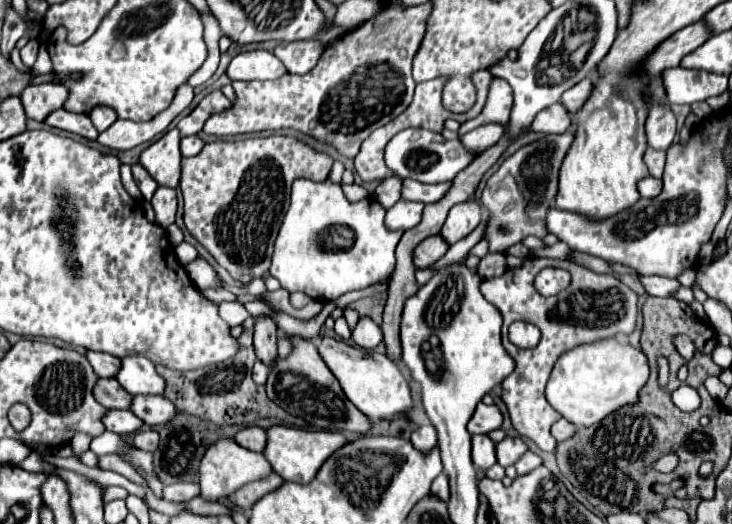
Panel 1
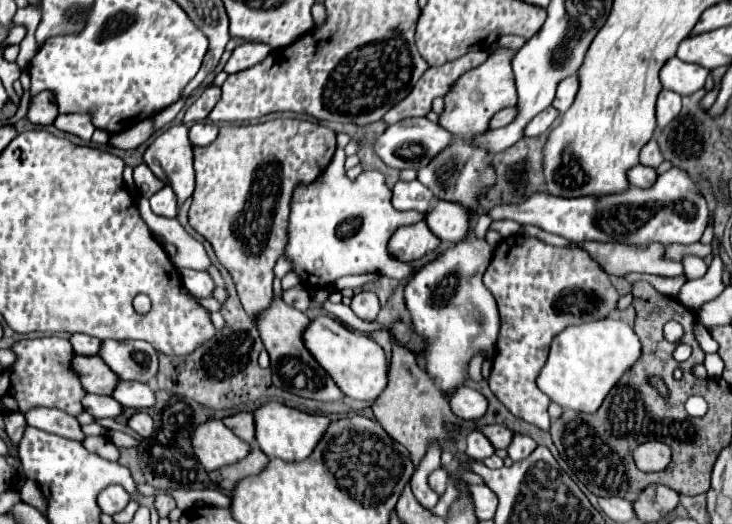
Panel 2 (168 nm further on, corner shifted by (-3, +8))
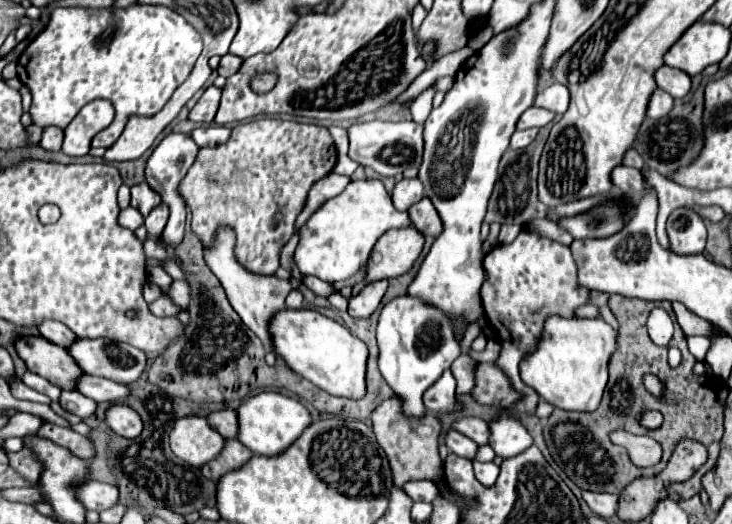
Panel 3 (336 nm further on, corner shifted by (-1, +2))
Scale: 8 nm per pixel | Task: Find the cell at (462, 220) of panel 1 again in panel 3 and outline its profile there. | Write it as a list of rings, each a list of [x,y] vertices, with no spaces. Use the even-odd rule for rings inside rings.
[[[427,196],[409,208],[409,216],[411,216],[413,226],[423,236],[433,236],[435,238],[435,236],[439,236],[439,232],[443,232],[439,212],[435,210],[435,206],[431,204],[431,200]]]

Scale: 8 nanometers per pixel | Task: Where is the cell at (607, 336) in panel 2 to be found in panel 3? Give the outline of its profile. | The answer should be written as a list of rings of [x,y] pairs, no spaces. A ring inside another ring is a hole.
[[[549,316],[537,350],[521,362],[521,380],[543,400],[569,412],[593,412],[609,380],[609,360],[617,348],[617,330],[601,318]]]

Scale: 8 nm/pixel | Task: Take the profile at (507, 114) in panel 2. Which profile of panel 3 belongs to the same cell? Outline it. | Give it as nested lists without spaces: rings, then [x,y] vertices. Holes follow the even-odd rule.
[[[531,106],[527,108],[521,118],[517,120],[517,130],[527,130],[527,128],[543,128],[545,124],[549,124],[551,120],[555,118],[553,112],[549,110],[543,110],[543,108],[537,108],[537,106]]]

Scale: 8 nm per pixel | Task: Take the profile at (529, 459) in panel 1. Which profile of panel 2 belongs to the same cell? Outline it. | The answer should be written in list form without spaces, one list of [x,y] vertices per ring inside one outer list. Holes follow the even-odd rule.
[[[515,432],[511,444],[507,446],[507,454],[509,454],[509,458],[511,458],[513,462],[517,462],[517,460],[521,460],[521,458],[527,458],[535,448],[537,448],[537,442],[535,442],[531,436]]]

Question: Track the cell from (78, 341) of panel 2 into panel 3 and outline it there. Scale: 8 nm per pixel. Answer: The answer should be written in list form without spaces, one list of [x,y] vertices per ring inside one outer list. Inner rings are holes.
[[[51,320],[43,322],[43,324],[39,326],[39,332],[41,332],[41,336],[45,336],[49,342],[53,342],[53,344],[65,348],[65,350],[67,350],[67,344],[71,344],[71,340],[75,340],[75,334],[73,334],[65,324],[51,322]]]

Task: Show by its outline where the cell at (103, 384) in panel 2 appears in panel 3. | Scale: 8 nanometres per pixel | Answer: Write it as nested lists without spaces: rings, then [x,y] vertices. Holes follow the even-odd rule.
[[[43,336],[23,338],[17,344],[17,354],[27,364],[27,368],[61,390],[75,390],[75,384],[83,370],[67,356],[67,350],[43,340]]]

